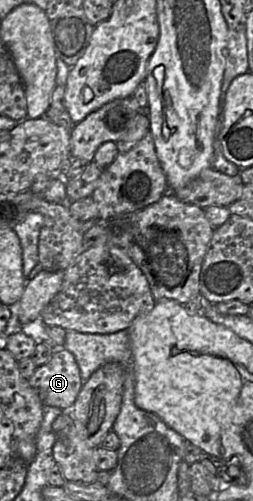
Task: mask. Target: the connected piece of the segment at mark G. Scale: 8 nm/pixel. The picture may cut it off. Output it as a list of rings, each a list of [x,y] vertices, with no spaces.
[[[65,349],[53,353],[47,364],[37,367],[28,382],[44,406],[61,410],[72,408],[83,385],[76,359]]]

